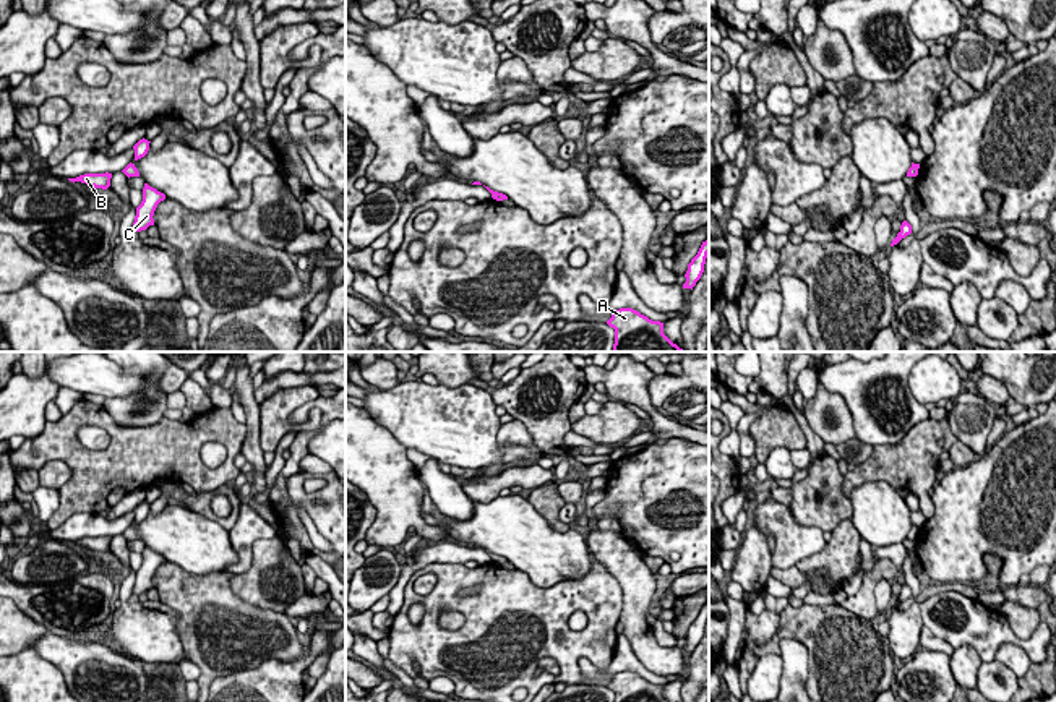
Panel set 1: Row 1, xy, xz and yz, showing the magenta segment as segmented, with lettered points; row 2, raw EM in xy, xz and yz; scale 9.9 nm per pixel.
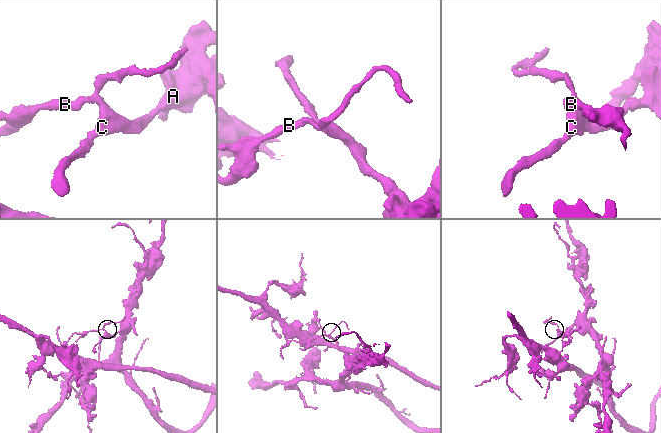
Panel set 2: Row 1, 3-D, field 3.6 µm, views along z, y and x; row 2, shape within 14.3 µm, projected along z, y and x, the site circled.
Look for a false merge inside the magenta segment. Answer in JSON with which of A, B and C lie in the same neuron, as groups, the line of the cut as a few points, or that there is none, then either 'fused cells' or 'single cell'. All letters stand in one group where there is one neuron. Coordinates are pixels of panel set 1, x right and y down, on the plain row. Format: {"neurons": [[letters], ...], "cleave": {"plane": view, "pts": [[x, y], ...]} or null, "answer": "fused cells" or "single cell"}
{"neurons": [["A", "C"], ["B"]], "cleave": {"plane": "xy", "pts": [[130, 527], [133, 539]]}, "answer": "fused cells"}

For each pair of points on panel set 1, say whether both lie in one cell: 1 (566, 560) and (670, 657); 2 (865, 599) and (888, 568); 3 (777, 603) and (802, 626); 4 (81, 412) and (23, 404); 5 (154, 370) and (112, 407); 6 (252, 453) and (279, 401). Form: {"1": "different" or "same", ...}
{"1": "different", "2": "same", "3": "different", "4": "different", "5": "same", "6": "different"}

